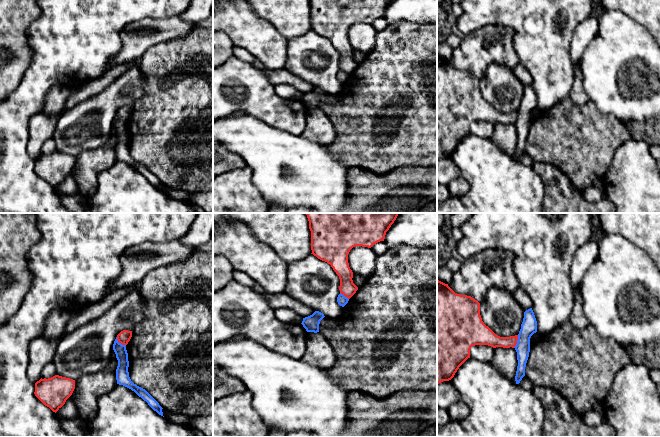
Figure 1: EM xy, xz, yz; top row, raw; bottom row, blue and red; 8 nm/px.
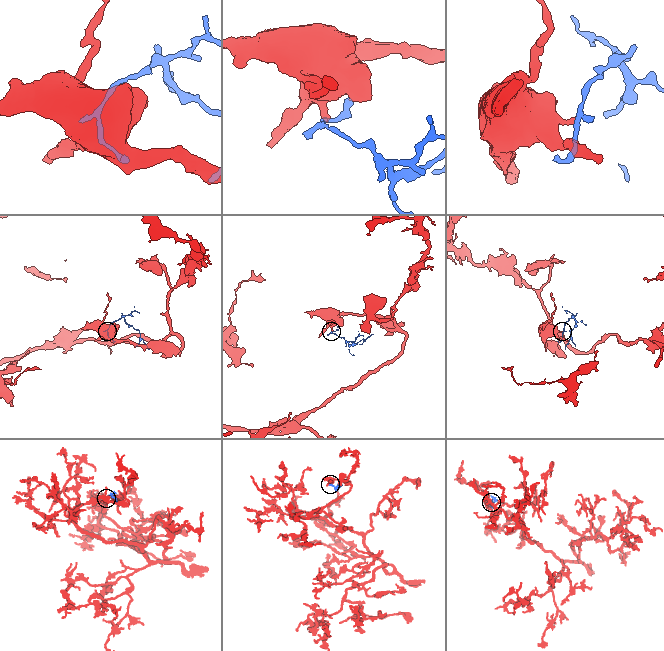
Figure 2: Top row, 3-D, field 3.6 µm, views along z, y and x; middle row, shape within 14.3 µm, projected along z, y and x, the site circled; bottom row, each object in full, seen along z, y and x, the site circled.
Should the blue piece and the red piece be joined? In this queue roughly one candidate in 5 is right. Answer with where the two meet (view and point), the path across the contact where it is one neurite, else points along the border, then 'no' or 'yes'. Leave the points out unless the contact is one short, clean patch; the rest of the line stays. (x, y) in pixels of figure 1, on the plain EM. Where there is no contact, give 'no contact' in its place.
meets blue in yz at (517, 117); border along yz (518, 111), (517, 118), (513, 123); no

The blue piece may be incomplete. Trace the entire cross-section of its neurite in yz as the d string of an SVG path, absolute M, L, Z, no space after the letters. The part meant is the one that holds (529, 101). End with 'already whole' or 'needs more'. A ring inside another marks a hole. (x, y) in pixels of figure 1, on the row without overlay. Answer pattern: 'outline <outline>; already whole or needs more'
outline M532 84L524 88L523 98L518 110L517 120L514 123L517 128L518 142L515 152L516 160L519 160L525 152L525 143L530 128L530 114L537 108L537 97Z; already whole

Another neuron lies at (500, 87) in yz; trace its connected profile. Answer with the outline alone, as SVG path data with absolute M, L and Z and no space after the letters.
M496 63L488 67L480 80L482 97L500 113L519 110L524 88L512 69Z

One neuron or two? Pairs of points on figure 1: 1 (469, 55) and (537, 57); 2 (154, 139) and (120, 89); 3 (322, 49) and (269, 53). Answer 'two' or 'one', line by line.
1: two
2: two
3: two

